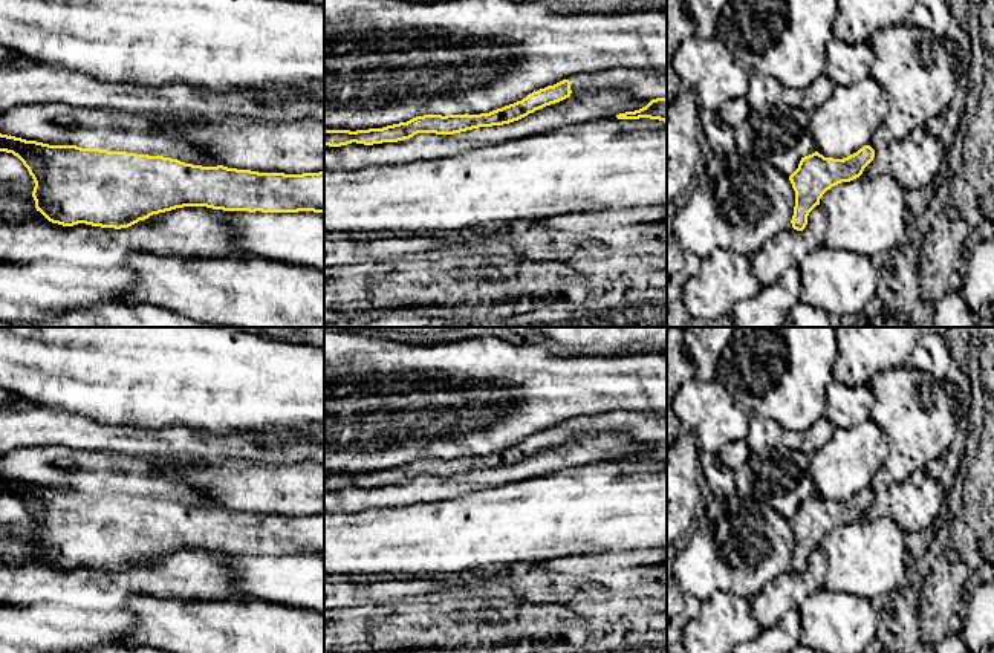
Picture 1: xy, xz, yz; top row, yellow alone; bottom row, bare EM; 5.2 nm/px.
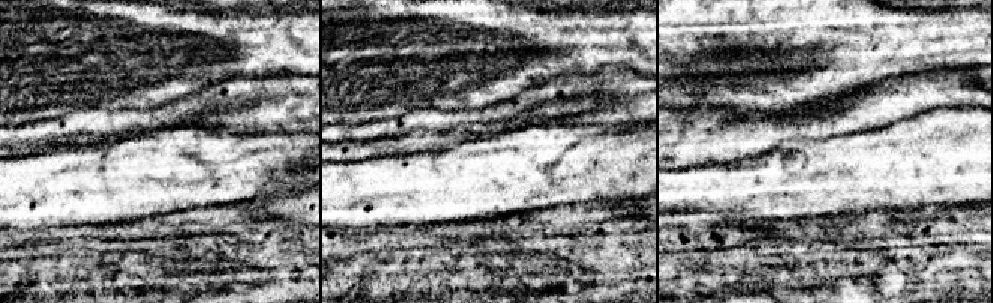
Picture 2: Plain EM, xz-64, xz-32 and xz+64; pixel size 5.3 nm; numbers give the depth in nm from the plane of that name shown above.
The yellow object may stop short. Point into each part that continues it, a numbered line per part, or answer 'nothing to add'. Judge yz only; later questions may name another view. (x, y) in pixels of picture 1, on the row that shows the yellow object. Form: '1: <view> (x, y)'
nothing to add

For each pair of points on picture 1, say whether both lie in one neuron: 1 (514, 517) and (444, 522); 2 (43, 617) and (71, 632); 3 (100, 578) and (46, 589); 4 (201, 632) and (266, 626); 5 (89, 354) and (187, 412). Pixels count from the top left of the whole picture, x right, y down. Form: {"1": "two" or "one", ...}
{"1": "one", "2": "one", "3": "one", "4": "one", "5": "one"}

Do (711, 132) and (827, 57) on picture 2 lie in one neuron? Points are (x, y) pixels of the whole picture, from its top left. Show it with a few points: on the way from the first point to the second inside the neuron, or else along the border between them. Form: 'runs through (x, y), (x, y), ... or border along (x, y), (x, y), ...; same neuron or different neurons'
border along (713, 110), (743, 113); different neurons

